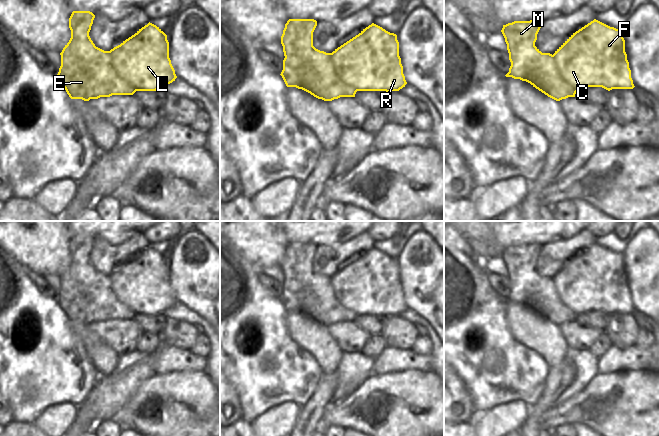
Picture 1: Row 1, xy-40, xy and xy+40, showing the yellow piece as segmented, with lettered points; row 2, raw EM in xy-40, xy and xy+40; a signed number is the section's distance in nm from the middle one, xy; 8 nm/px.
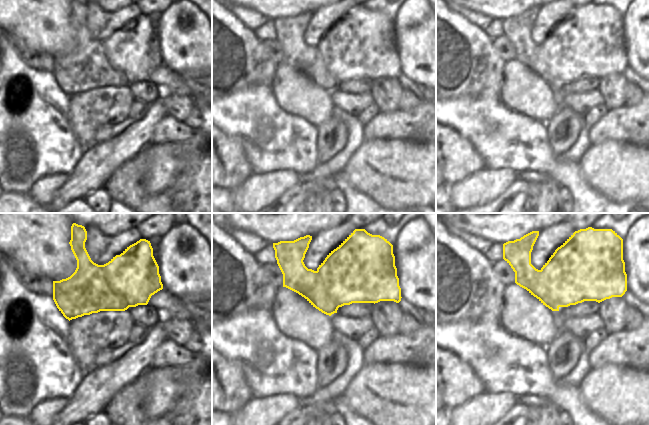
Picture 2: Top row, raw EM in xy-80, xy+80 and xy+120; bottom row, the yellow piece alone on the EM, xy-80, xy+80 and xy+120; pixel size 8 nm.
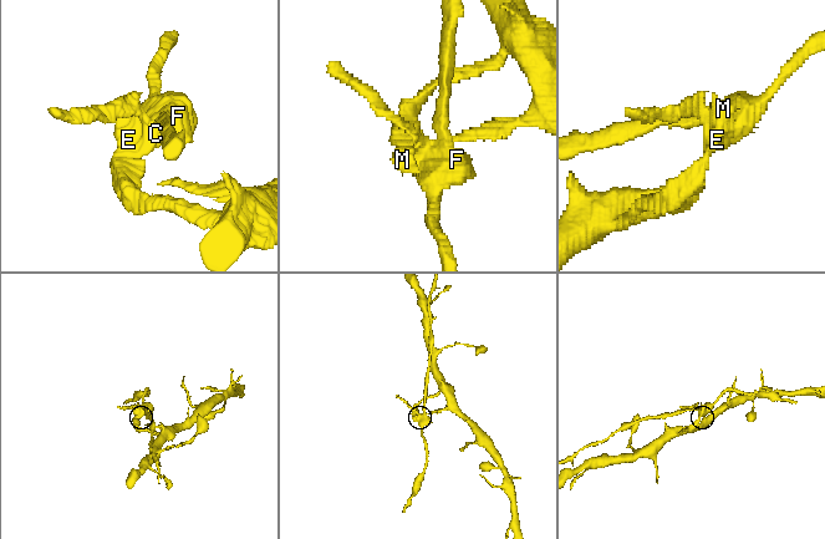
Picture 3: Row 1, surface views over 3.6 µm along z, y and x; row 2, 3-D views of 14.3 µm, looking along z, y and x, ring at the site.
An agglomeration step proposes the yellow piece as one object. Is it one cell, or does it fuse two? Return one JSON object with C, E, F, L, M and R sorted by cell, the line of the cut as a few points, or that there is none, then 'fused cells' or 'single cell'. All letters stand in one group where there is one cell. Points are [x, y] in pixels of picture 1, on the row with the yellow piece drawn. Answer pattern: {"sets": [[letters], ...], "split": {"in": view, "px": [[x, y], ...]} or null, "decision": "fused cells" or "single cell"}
{"sets": [["C", "F", "L", "R"], ["E", "M"]], "split": {"in": "xy-40", "px": [[108, 51], [113, 69], [137, 90]]}, "decision": "fused cells"}

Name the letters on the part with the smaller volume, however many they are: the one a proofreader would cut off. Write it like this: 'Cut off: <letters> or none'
Cut off: C, F, L, R

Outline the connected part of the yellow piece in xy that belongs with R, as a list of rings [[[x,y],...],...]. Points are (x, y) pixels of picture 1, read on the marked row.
[[[372,23],[331,53],[339,79],[357,91],[399,91],[407,84],[397,35]]]

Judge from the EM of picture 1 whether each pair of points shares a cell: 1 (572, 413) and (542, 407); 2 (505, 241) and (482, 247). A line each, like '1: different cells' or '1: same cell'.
1: different cells
2: different cells

